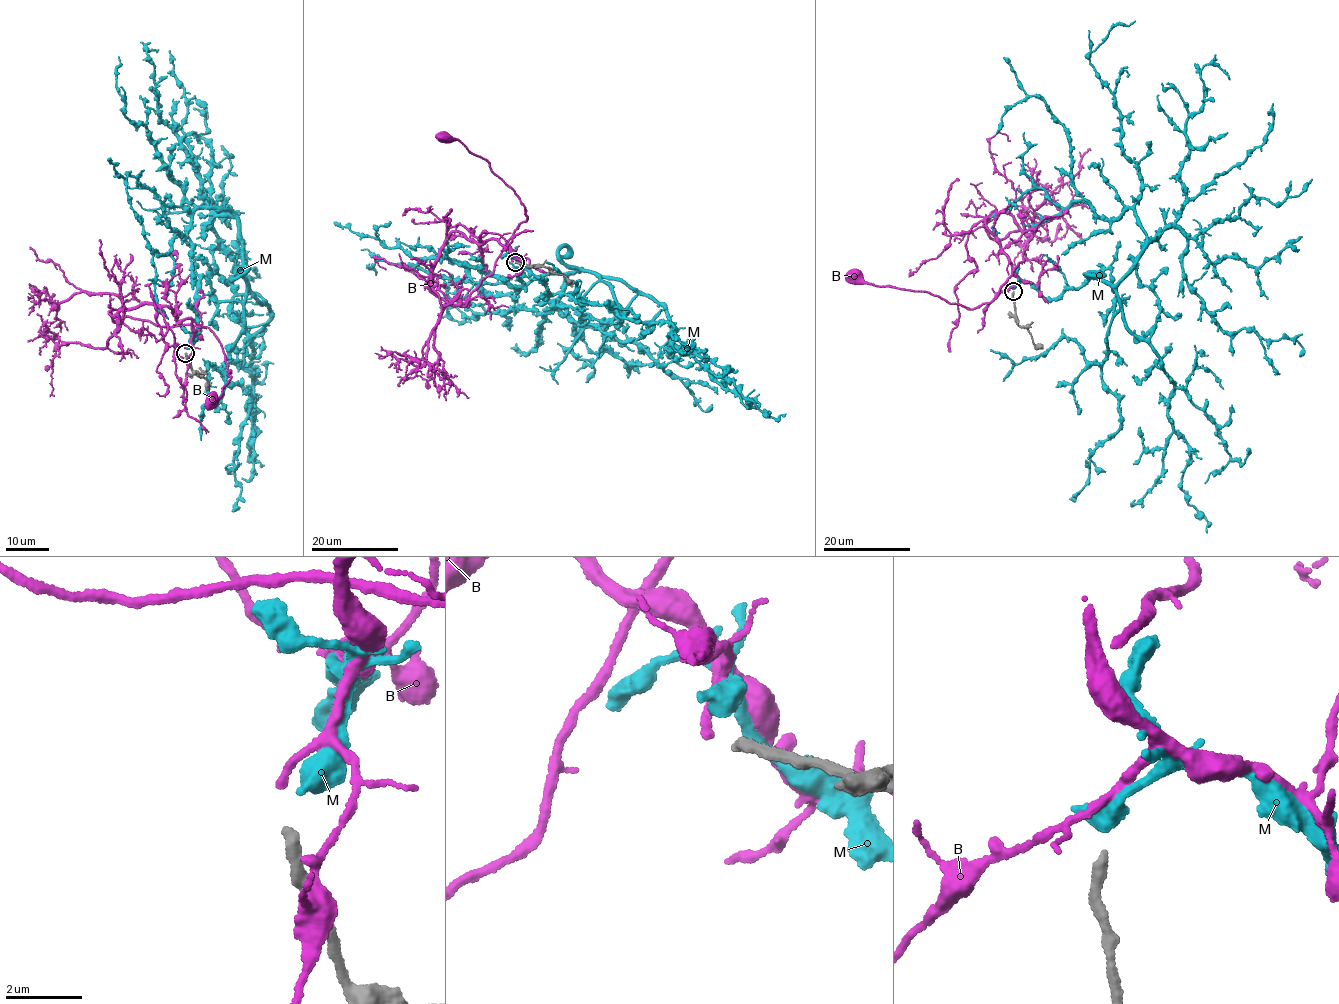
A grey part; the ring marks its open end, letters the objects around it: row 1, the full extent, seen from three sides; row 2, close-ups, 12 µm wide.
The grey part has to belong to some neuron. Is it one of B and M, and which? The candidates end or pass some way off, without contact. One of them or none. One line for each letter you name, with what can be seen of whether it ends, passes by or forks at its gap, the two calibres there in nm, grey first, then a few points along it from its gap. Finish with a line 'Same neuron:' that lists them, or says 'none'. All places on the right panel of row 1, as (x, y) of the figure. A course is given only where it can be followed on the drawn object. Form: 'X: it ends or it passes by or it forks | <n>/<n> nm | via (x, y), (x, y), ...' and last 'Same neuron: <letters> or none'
B: it ends | 300/200 nm | via (1013, 287), (1019, 278), (1014, 270), (993, 300), (967, 309), (926, 292), (868, 284), (856, 275)
Same neuron: B

